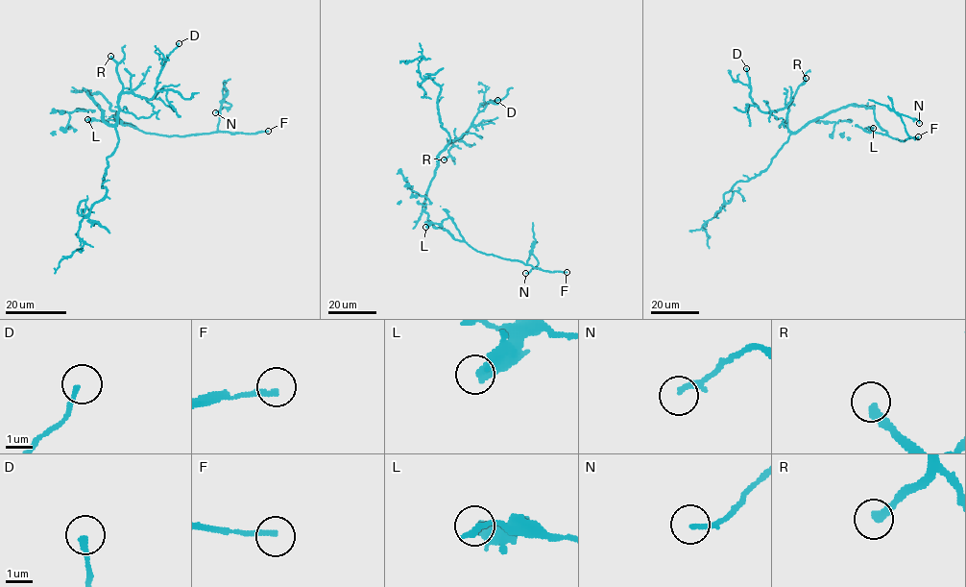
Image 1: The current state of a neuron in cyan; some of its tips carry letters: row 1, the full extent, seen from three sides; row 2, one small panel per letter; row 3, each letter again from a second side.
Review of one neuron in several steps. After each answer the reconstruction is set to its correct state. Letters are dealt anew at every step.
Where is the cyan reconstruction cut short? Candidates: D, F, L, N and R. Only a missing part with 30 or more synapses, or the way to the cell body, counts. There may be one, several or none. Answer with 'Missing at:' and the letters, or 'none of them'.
Missing at: F, R

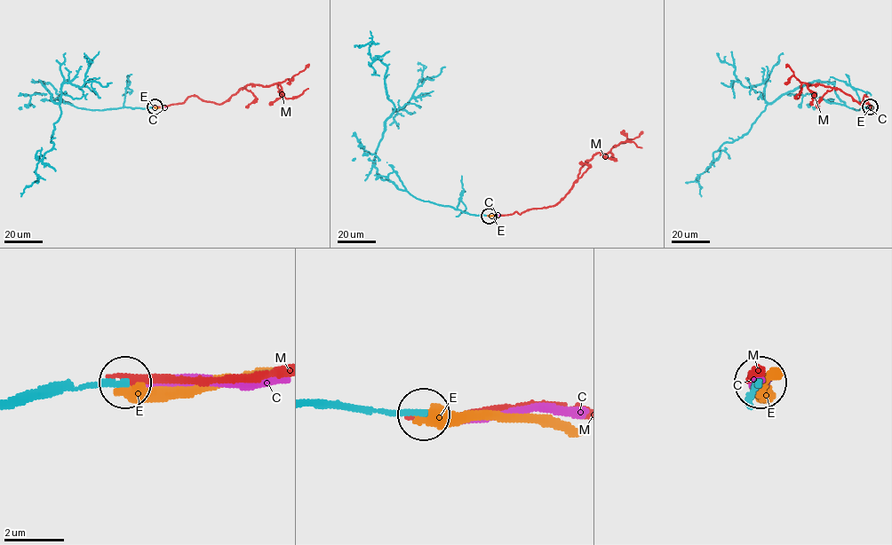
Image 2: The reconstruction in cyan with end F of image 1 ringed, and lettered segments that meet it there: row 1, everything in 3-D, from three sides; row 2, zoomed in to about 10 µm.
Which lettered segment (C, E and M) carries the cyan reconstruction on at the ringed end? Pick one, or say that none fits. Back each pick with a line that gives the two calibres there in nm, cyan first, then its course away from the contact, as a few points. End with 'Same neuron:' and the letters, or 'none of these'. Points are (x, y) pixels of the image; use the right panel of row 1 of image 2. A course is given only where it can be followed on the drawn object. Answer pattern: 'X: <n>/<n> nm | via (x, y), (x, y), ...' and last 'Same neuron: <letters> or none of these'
M: 240/200 nm | via (870, 106), (865, 96), (860, 104), (839, 89), (819, 83), (808, 86), (802, 82), (796, 98), (802, 88)
Same neuron: M

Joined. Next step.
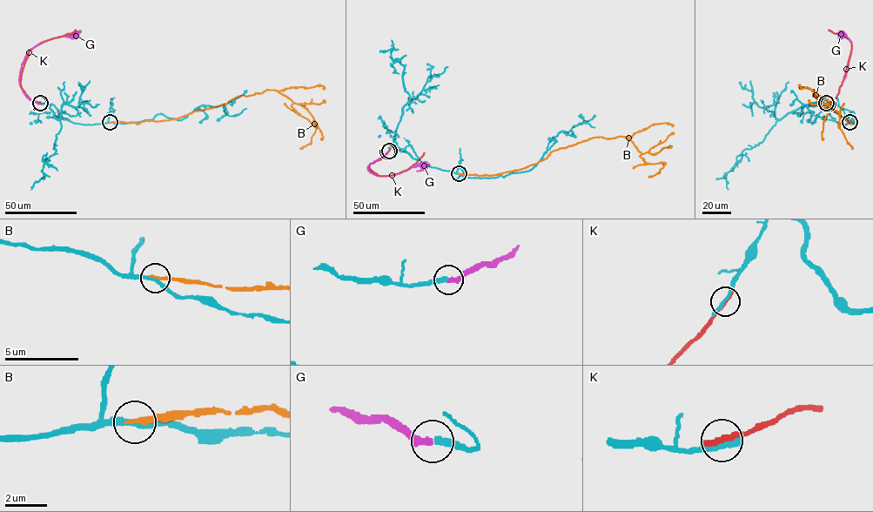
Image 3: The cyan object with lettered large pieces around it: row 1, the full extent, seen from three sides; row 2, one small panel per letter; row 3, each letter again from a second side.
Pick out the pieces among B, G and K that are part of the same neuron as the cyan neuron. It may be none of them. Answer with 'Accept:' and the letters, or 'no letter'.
Accept: no letter

